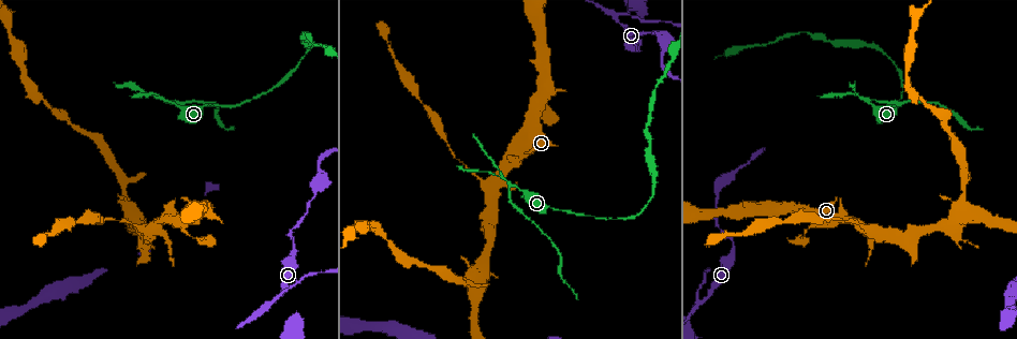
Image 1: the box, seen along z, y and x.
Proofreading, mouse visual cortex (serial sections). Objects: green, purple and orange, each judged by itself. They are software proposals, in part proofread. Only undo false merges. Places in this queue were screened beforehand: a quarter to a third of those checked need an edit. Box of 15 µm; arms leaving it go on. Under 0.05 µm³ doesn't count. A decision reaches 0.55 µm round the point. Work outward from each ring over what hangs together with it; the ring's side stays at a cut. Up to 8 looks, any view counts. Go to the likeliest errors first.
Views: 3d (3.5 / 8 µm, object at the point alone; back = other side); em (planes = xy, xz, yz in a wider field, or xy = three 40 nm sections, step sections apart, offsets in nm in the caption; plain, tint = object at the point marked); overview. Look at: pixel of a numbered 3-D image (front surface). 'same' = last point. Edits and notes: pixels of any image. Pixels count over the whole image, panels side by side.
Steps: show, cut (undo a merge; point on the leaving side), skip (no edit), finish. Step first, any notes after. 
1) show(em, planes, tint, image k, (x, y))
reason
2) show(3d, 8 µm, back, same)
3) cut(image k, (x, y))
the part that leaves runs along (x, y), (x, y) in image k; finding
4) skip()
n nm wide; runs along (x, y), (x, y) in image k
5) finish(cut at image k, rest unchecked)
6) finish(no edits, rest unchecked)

show(3d, 3.5 µm, image 1, (513, 184))
looks like a crossing

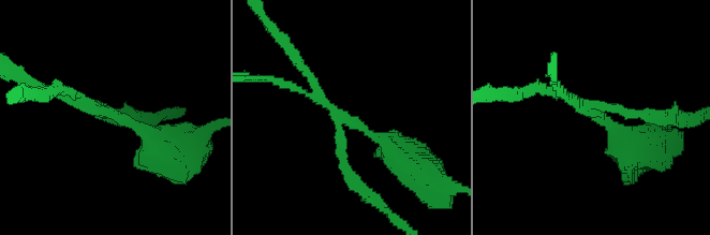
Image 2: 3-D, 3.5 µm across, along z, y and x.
show(em, planes, tint, image 2, (348, 118))
4 arms; arms of 150, 150, 150, 300 nm; need the tissue

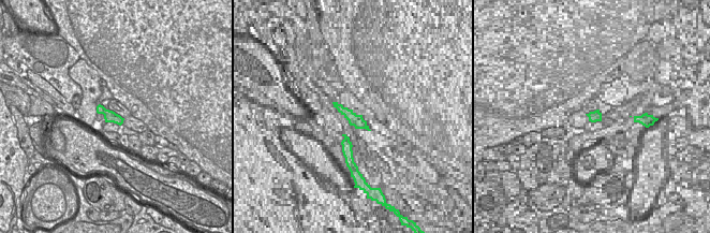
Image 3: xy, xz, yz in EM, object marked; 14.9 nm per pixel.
show(em, xy, step 5, tint, same)

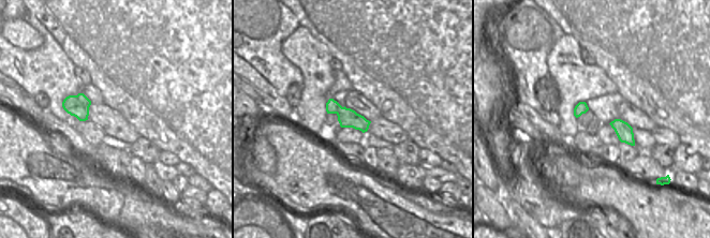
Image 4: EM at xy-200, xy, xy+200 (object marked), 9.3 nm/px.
cut(image 2, (638, 114))
border along (76, 95), (77, 100), (88, 108) in image 4; a second cell is stuck on

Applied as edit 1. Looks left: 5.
show(em, xy, step 2, tint, image 1, (275, 302))
arms run side by side

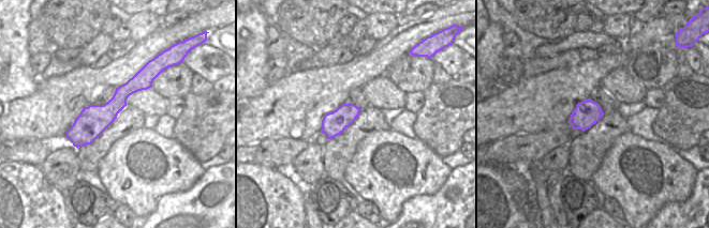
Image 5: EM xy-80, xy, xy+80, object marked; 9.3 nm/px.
show(3d, 3.5 µm, same)

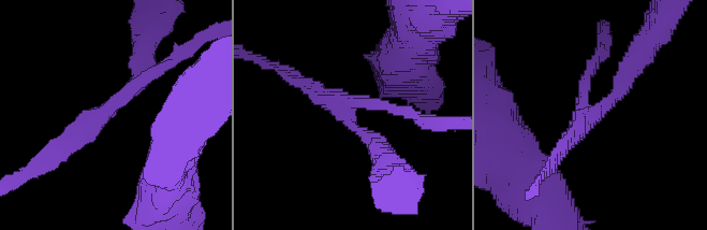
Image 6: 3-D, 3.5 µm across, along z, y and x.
skip()
all the same cell

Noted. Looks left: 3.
show(3d, 8 µm, image 1, (491, 189))
small branch off a trunk

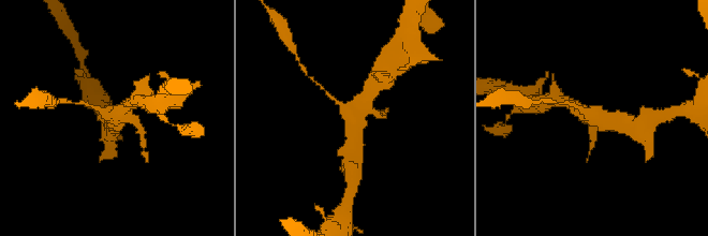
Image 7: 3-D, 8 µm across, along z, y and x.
show(em, xy, step 5, tint, image 7, (595, 119))
need the tissue

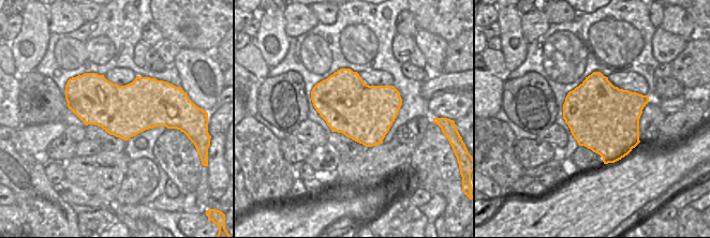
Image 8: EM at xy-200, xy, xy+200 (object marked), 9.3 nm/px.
skip()
runs along (371, 92), (356, 115), (354, 145) in image 7; one cell here

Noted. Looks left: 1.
finish(cut at image 2, rest unchecked)

